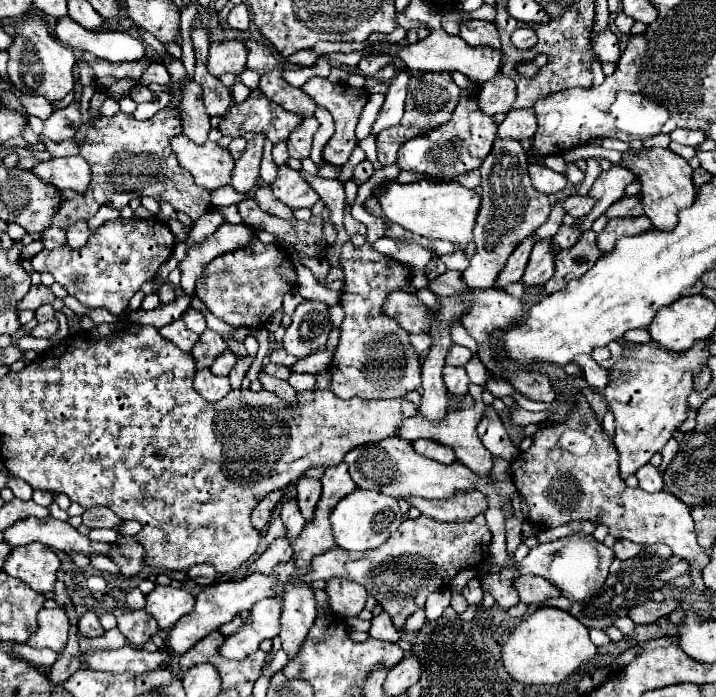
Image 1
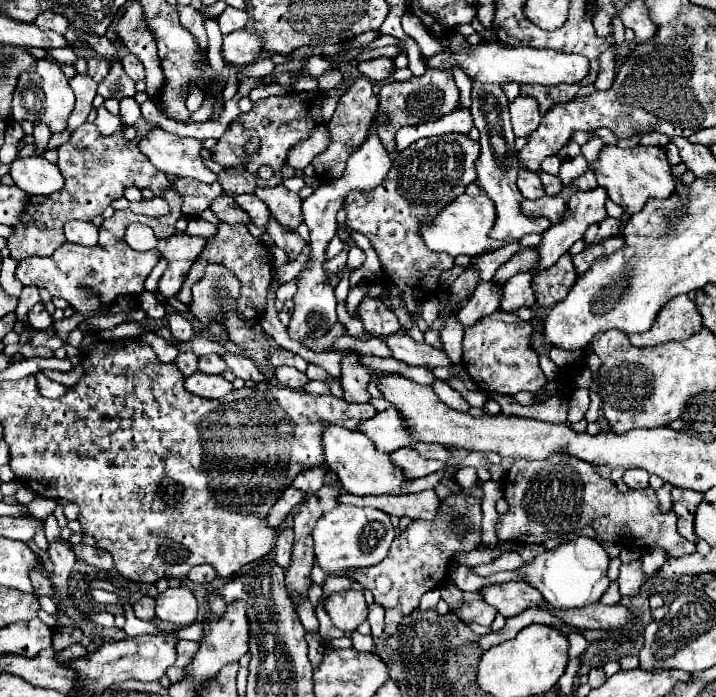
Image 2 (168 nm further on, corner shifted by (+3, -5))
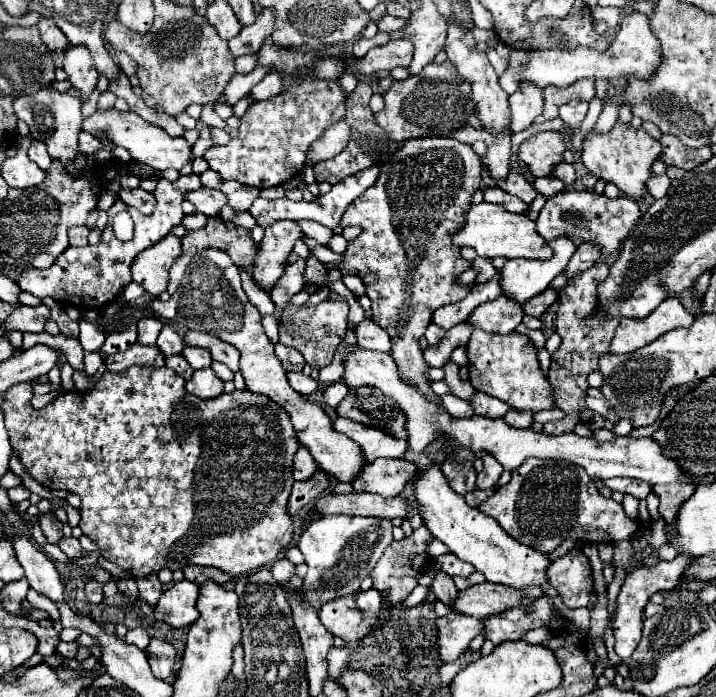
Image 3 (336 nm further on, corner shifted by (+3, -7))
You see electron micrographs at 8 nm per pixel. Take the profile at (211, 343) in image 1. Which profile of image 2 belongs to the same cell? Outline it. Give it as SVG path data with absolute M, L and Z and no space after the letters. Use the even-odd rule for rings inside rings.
M184 352L184 354L180 354L180 356L176 356L176 360L174 360L174 364L176 364L176 368L184 374L184 378L188 378L190 374L194 374L196 370L198 370L198 364L196 364L196 354L192 354L192 352Z

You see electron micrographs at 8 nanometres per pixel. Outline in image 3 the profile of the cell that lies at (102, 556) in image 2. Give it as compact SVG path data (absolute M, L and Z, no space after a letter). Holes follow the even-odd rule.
M62 538L60 540L60 550L70 558L70 560L74 560L74 558L82 558L82 546L80 546L80 542L78 542L78 538Z

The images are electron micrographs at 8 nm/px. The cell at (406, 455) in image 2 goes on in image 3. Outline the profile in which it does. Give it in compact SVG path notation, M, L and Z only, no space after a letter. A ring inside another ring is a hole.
M378 458L368 464L362 474L352 482L356 492L374 492L380 496L398 496L402 488L416 478L418 464L402 458Z

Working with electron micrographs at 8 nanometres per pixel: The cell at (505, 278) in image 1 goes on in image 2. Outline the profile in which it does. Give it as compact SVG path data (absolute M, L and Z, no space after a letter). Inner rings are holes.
M492 280L482 282L476 286L472 300L456 314L456 318L464 328L468 328L478 320L482 320L484 316L490 316L492 312L496 312L498 302L500 302L500 286L496 286Z

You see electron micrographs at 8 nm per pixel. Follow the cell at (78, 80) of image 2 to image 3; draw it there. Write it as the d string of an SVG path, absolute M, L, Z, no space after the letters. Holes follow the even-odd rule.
M84 46L68 48L64 54L64 72L68 74L68 82L82 94L82 100L88 100L96 88L98 72L90 58L90 52Z

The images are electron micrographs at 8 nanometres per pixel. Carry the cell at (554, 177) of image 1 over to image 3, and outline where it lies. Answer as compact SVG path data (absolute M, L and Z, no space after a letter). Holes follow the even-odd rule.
M510 172L508 174L508 180L502 184L502 190L518 196L526 204L530 204L536 198L536 194L538 194L536 188L532 186L532 182L524 174L518 174L518 172Z

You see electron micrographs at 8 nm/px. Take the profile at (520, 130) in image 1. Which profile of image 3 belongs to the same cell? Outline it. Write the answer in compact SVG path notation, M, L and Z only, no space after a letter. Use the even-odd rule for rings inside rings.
M520 82L518 92L514 92L510 96L510 108L512 108L510 128L512 128L512 132L526 130L534 122L534 118L538 114L542 114L542 106L544 106L542 90L530 82Z

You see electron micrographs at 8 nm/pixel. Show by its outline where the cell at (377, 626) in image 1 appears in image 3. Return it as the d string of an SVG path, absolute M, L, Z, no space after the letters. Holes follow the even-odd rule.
M374 588L358 594L358 608L362 612L370 612L370 614L380 616L380 602L382 602L382 598L380 598L380 594L376 594Z

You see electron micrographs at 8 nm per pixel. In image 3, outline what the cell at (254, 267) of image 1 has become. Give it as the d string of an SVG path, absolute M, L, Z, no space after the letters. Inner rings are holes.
M208 218L208 224L206 224L204 228L200 228L200 230L190 230L190 232L182 238L182 250L184 250L184 252L182 252L182 256L180 256L180 258L172 264L172 268L170 268L168 294L174 294L174 292L176 292L180 280L182 280L182 276L184 276L190 260L192 260L192 256L200 254L200 250L210 250L210 248L214 248L214 250L224 250L240 270L246 270L246 272L252 276L252 262L254 262L254 258L256 258L256 248L258 248L258 246L256 246L256 242L252 240L250 232L248 232L246 228L240 228L240 226L236 226L236 228L230 230L230 228L226 228L226 224L224 224L220 218Z

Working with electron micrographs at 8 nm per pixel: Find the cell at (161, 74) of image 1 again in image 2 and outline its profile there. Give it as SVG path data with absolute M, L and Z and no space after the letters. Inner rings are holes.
M126 54L126 56L122 58L122 64L124 64L126 74L128 74L134 82L144 80L144 66L140 64L140 60L138 60L134 54Z

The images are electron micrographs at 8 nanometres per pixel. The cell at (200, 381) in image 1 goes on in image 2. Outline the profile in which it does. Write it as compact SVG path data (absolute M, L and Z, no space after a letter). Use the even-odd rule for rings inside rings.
M194 372L190 378L186 378L184 388L202 398L224 398L232 390L232 384L224 380L224 376Z

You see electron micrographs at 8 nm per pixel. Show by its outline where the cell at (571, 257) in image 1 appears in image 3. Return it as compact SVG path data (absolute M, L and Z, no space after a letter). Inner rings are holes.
M548 288L548 290L536 294L536 298L530 298L530 300L524 304L524 312L526 312L528 316L540 318L542 312L544 312L548 306L552 306L556 300L558 300L556 290L554 290L554 288Z

